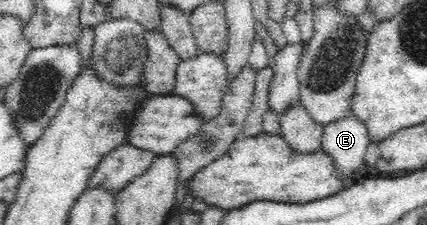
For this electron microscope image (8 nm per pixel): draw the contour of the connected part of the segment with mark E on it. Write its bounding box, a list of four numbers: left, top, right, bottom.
[321,113,369,177]

